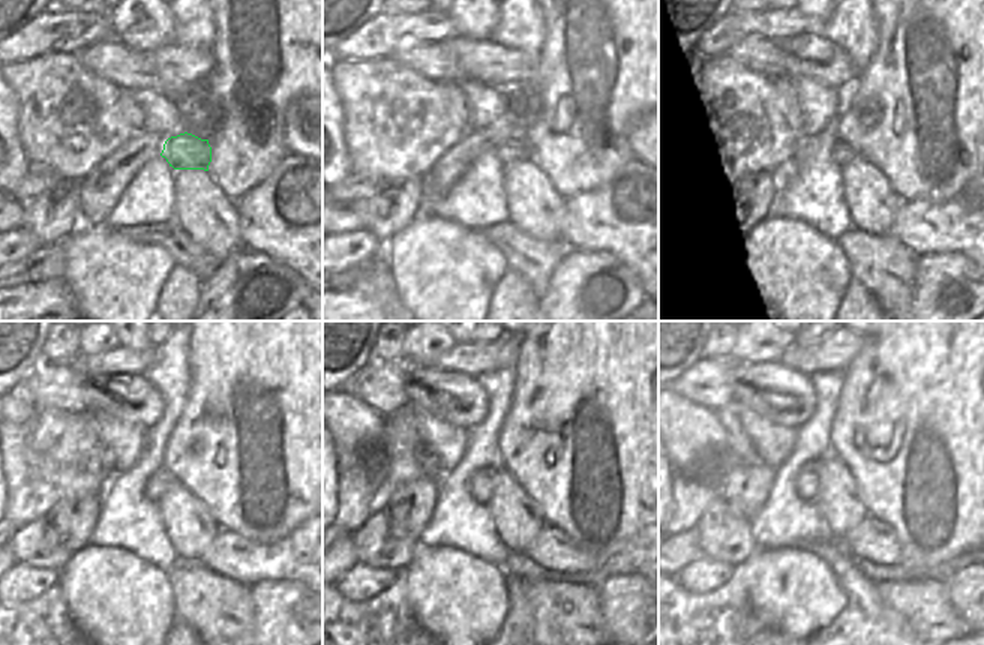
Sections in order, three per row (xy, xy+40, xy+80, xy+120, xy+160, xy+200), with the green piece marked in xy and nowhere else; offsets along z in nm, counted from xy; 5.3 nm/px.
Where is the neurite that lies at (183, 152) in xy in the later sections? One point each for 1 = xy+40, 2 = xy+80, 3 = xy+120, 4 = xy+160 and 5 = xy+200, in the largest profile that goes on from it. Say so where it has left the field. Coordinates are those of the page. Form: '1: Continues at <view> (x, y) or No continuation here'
1: Continues at xy+40 (512, 150)
2: Continues at xy+80 (842, 153)
3: Continues at xy+120 (156, 483)
4: Continues at xy+160 (482, 483)
5: Continues at xy+200 (809, 477)

